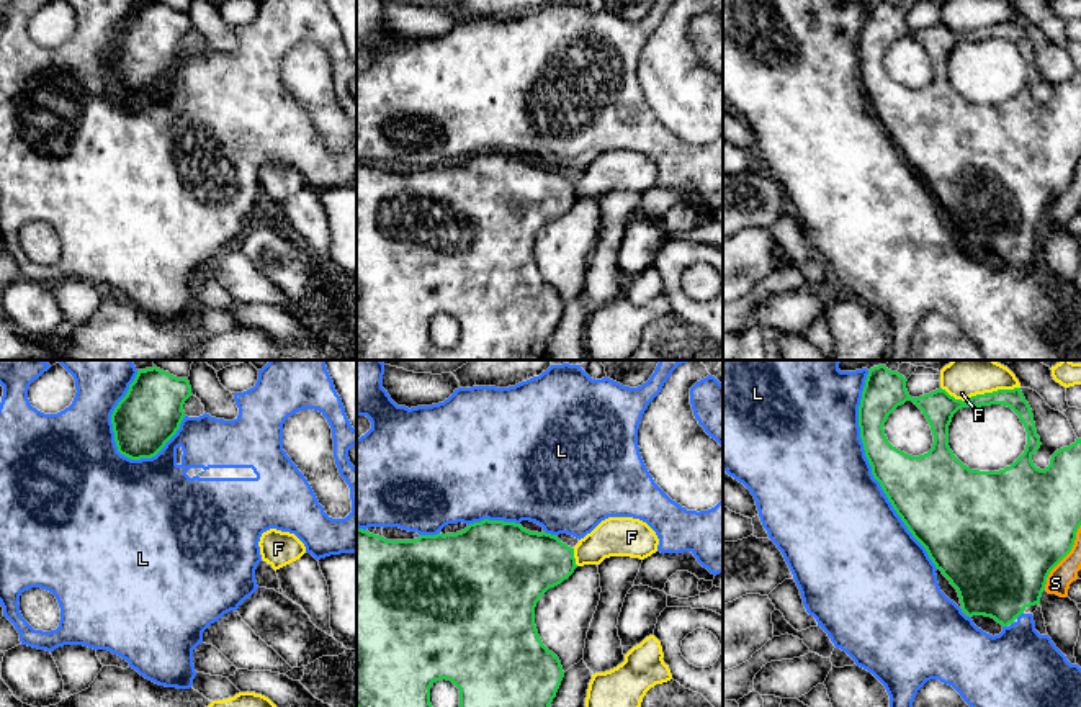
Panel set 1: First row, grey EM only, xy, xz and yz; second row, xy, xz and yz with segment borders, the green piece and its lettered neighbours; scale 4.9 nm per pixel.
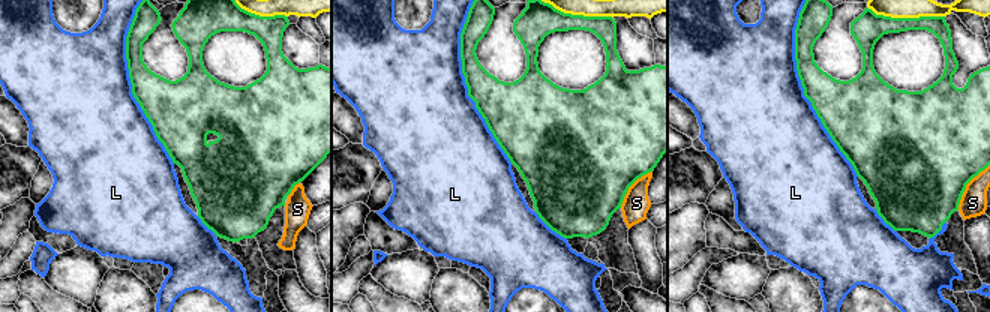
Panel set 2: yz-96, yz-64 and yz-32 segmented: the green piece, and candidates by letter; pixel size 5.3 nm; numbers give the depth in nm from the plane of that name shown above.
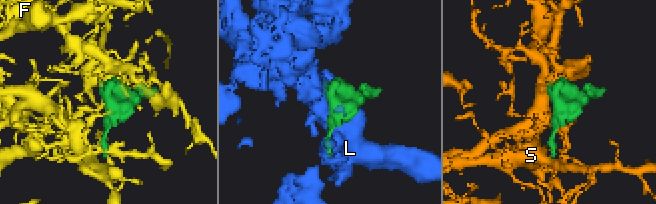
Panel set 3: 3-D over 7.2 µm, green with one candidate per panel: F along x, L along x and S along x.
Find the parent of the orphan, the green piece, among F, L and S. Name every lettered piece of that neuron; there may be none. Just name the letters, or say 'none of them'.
L

